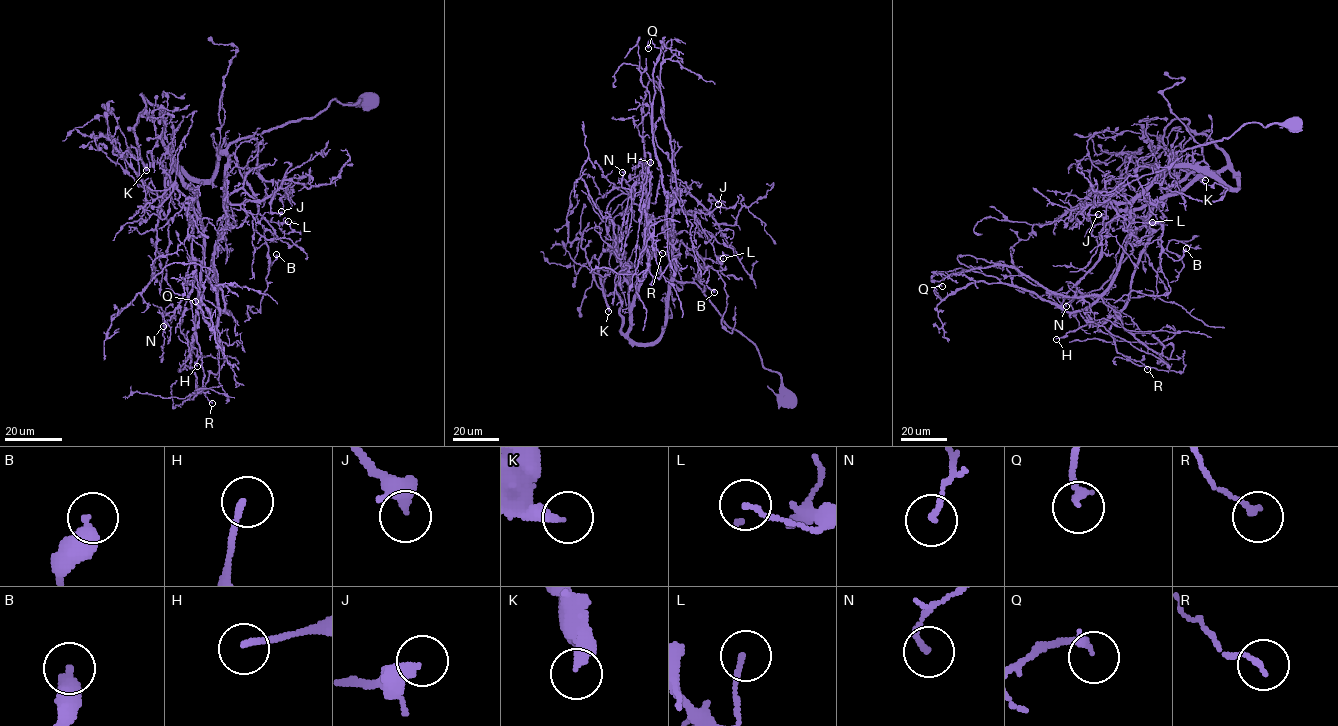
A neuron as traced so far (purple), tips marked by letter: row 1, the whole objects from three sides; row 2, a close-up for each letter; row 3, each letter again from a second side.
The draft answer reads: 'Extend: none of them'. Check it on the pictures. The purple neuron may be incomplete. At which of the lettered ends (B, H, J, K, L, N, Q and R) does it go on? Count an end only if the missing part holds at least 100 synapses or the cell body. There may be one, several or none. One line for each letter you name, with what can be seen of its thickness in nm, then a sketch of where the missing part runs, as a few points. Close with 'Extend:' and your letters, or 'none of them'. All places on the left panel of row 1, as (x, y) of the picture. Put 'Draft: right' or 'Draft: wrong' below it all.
K: Thickness 320 nm. Course of what is missing: (146, 170), (148, 207), (118, 215), (73, 272), (103, 306), (42, 281), (20, 304), (27, 364), (50, 381)
Extend: K
Draft: wrong

